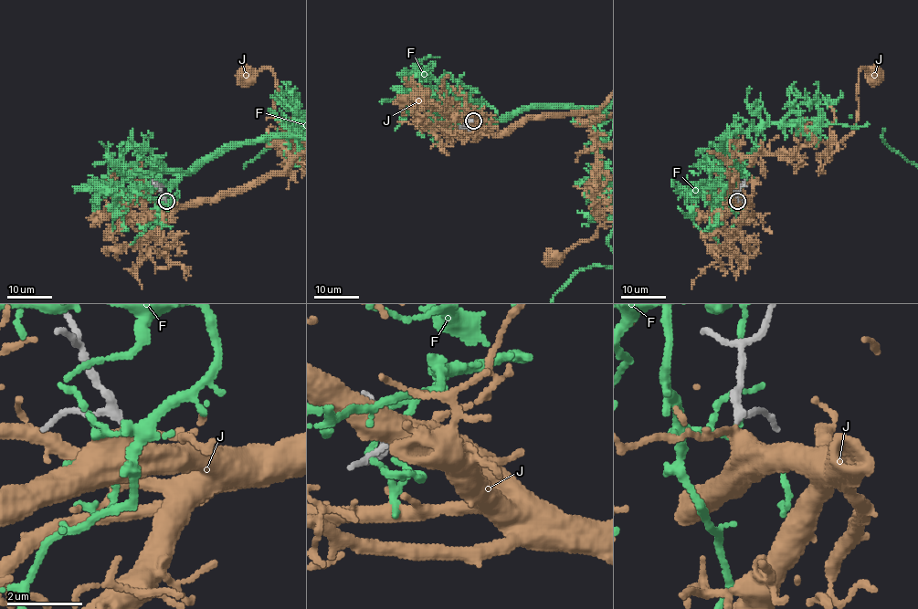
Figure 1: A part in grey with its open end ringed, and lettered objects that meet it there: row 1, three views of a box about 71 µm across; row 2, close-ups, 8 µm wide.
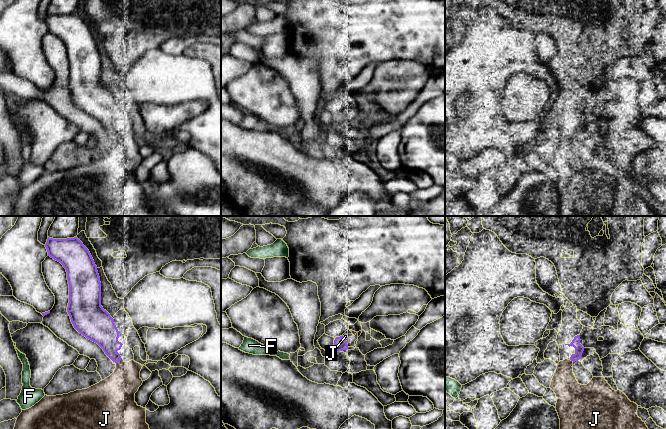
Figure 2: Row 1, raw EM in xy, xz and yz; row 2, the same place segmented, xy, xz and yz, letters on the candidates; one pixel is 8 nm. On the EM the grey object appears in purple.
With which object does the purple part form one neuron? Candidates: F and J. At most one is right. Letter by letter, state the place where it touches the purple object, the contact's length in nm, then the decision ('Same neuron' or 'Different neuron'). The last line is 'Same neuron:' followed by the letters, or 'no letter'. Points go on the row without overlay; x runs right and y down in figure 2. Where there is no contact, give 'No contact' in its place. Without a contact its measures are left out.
F: No contact. Different neuron
J: Touches purple at xy (118, 137). Shared border 60 nm. Same neuron
Same neuron: J

